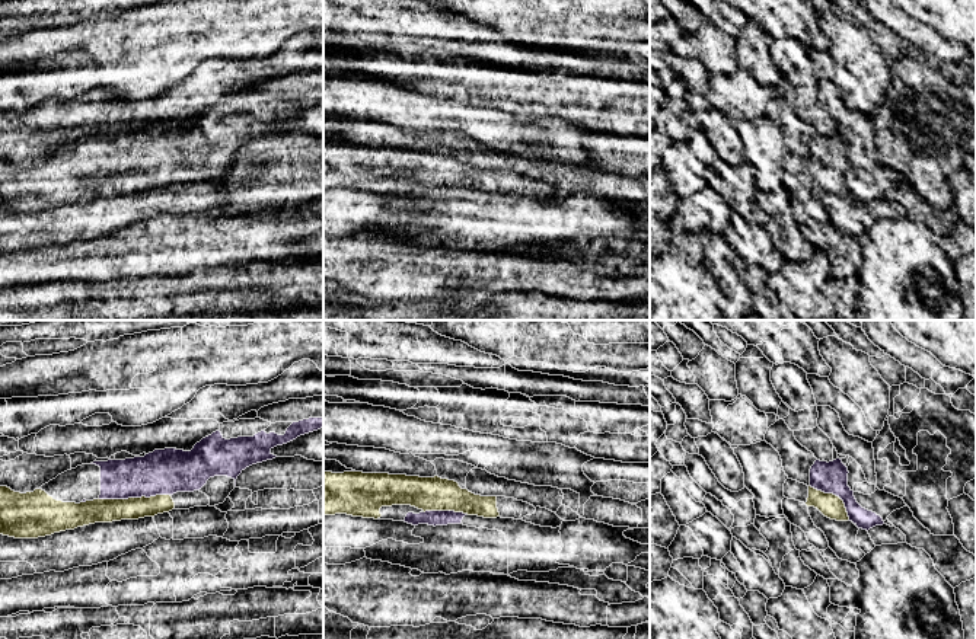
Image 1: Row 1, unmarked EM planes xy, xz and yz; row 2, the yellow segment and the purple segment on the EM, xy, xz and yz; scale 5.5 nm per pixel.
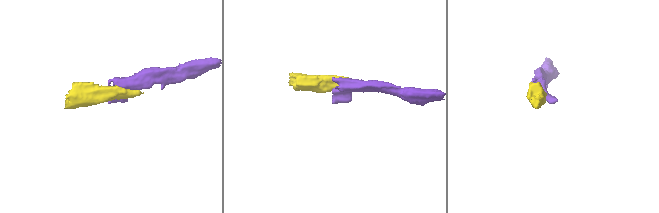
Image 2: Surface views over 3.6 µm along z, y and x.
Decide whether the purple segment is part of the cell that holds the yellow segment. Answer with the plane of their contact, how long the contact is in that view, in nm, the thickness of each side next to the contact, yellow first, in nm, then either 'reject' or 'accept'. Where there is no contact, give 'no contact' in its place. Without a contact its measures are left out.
contact in xy; length 400 nm; calibres 130 and 260 nm; accept

